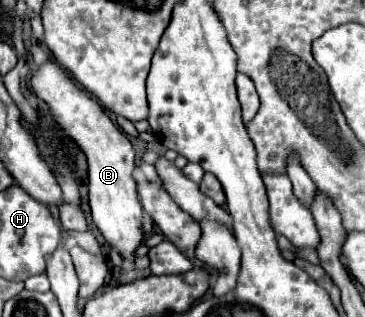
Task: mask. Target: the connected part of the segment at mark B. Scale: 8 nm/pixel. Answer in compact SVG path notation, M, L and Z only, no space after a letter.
M50 60L42 64L32 78L32 90L50 106L60 130L86 152L90 208L94 224L102 232L104 240L122 254L122 258L134 260L136 248L144 240L144 232L142 204L138 200L136 180L132 178L136 166L132 144L128 142L124 132L108 118L102 106L96 100L92 100L86 92L82 92L58 64Z

